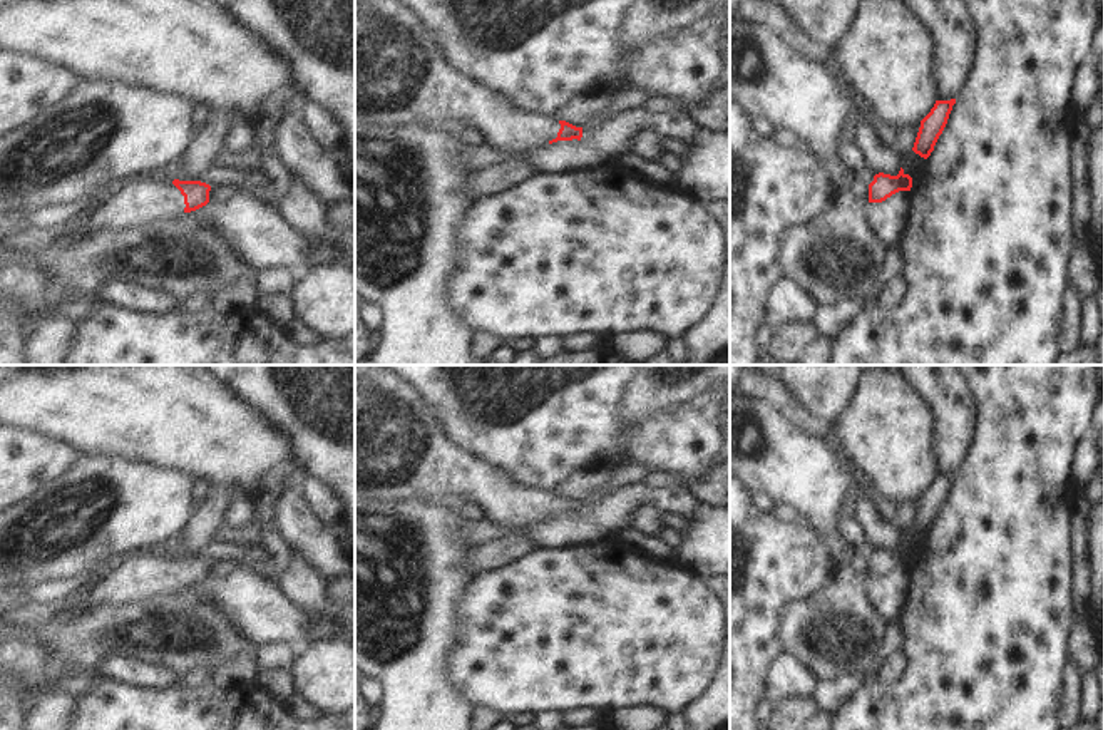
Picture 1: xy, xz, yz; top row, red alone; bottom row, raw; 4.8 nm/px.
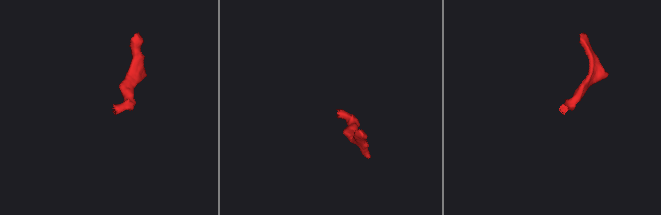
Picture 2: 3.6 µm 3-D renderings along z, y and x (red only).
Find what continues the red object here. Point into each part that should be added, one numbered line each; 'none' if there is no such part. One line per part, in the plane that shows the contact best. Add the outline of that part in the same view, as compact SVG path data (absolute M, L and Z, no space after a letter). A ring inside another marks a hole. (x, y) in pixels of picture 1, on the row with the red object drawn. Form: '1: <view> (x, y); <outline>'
1: xy (144, 201); M171 177L132 181L94 209L82 229L72 238L87 239L94 231L127 229L176 219L184 213L184 208L184 196Z

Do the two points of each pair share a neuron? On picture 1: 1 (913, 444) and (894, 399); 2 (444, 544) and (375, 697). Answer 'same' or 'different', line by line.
1: same
2: different

